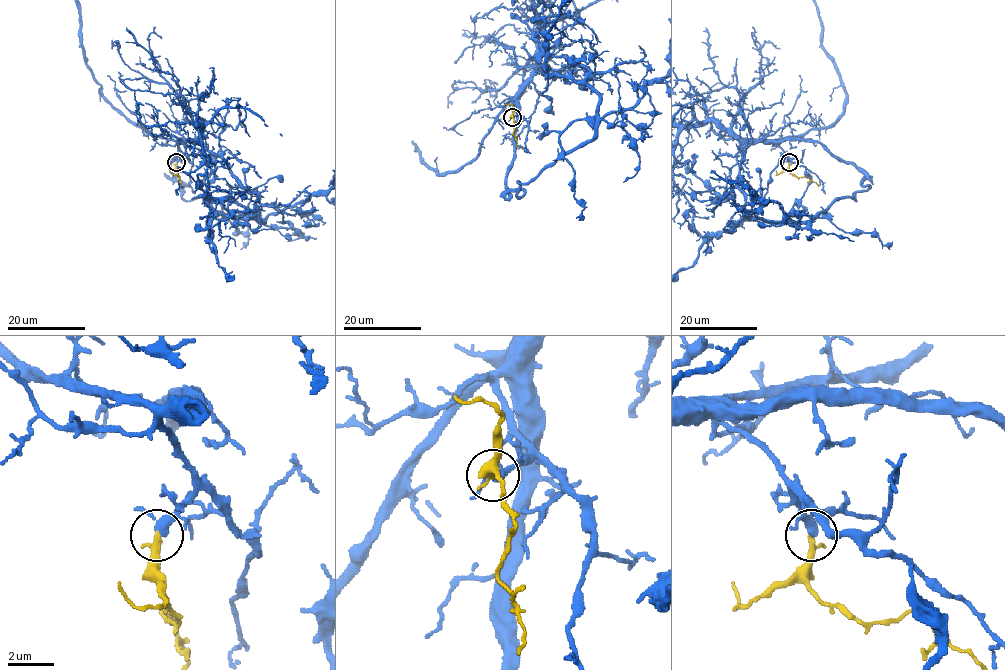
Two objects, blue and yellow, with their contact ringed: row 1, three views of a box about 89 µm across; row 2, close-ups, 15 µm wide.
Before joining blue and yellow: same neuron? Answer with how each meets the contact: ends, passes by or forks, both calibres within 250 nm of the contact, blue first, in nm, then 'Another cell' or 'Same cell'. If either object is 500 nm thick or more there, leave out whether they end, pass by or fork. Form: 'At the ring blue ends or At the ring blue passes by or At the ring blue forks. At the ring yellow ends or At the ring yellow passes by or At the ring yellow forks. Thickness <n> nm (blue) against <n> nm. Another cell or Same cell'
At the ring blue passes by. At the ring yellow ends. Thickness 320 nm (blue) against 320 nm. Same cell

